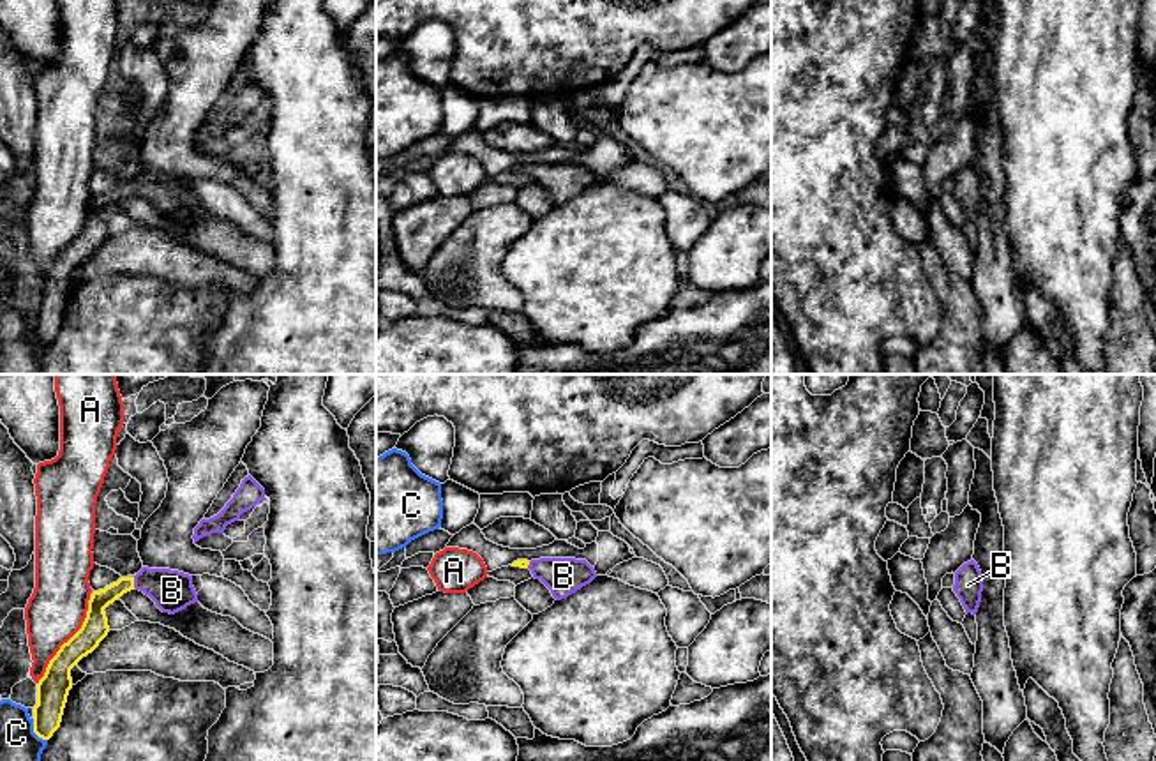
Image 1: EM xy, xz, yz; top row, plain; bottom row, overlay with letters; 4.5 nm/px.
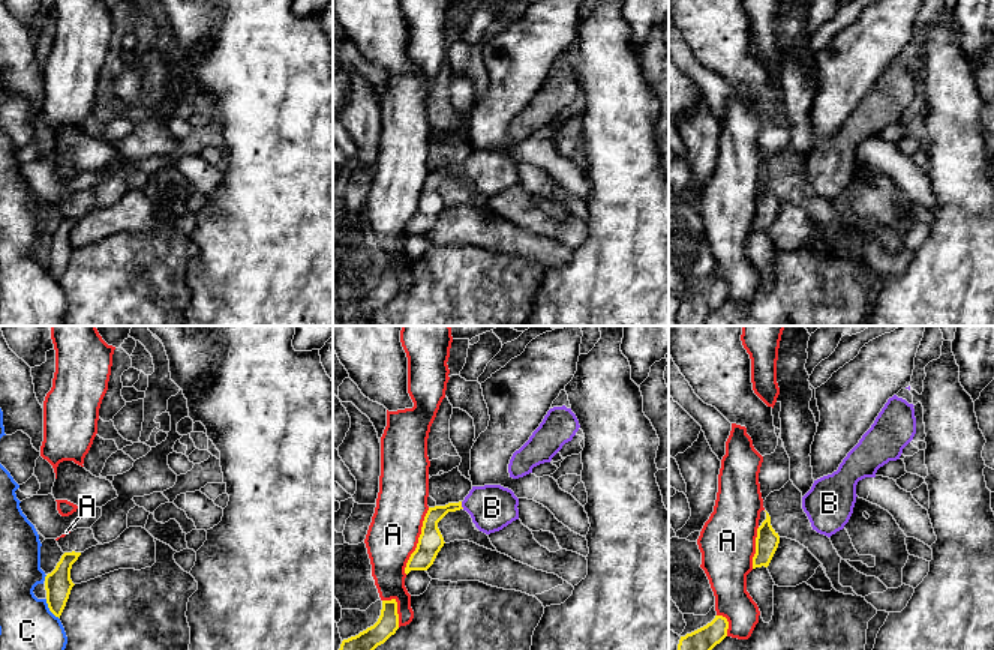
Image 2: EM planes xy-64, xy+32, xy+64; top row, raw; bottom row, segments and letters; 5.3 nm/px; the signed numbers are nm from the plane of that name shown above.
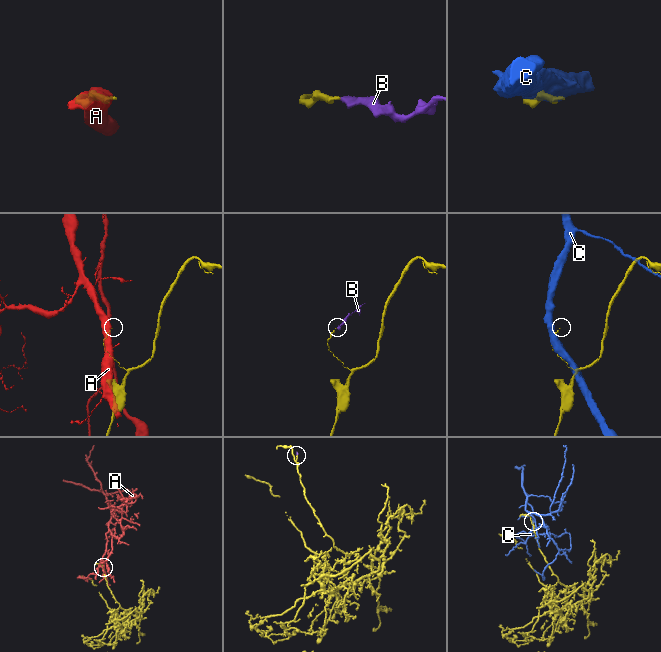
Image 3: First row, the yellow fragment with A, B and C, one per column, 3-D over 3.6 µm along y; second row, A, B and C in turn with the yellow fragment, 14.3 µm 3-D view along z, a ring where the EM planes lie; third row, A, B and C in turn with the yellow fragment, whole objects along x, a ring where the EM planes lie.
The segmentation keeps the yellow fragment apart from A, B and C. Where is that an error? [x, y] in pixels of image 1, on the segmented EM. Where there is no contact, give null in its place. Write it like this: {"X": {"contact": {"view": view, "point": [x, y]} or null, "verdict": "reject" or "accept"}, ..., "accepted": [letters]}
{"A": {"contact": {"view": "xy", "point": [67, 641]}, "verdict": "reject"}, "B": {"contact": {"view": "xy", "point": [133, 583]}, "verdict": "accept"}, "C": {"contact": {"view": "xy", "point": [34, 731]}, "verdict": "reject"}, "accepted": ["B"]}

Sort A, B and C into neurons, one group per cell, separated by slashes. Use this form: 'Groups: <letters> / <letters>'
Groups: A / B / C

